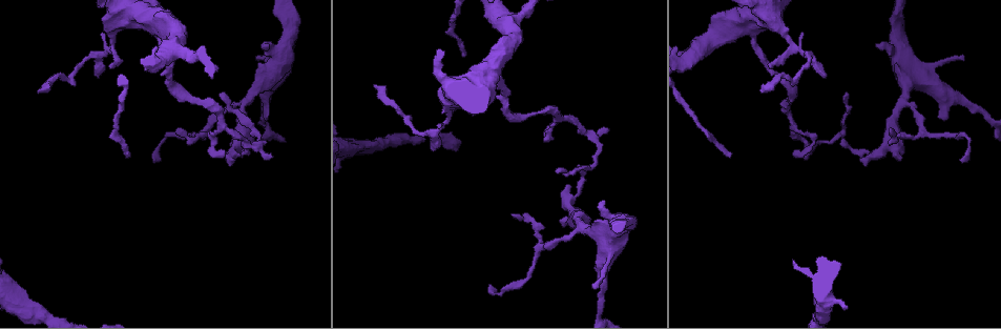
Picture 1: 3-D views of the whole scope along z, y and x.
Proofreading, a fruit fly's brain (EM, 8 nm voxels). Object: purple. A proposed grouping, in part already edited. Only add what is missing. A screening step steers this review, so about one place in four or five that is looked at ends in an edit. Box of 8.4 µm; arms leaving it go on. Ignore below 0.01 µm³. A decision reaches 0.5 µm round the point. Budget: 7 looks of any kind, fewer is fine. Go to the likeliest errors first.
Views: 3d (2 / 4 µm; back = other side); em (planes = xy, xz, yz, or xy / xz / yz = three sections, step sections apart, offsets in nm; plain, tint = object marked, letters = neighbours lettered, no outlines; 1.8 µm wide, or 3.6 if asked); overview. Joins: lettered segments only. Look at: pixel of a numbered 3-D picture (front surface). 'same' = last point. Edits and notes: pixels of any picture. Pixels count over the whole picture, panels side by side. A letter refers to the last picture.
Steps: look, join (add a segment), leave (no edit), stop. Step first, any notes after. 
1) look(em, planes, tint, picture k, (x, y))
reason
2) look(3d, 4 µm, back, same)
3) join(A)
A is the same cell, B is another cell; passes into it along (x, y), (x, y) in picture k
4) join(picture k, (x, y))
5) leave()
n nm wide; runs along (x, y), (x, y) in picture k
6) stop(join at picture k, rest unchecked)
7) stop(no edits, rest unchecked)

look(3d, 2 µm, back, picture 1, (762, 93))
an open end

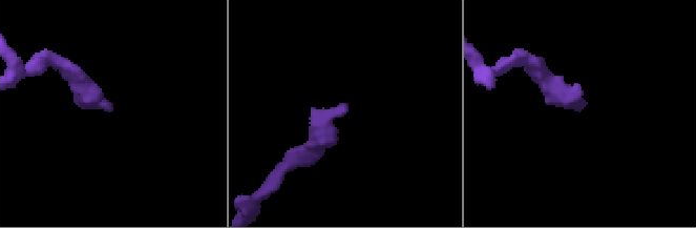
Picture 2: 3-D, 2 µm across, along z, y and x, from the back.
look(em, planes, letters, picture 2, (111, 105))

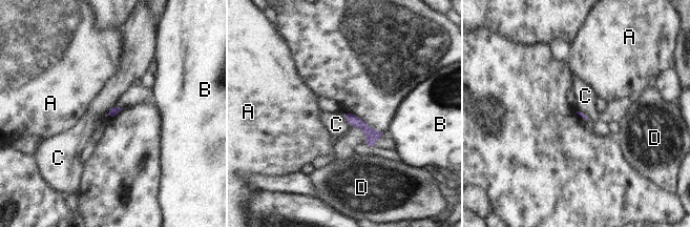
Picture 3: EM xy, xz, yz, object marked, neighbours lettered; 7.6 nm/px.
leave()
A, B, C and D are other cells; border along (342, 112), (350, 125) in picture 3; none of them fits

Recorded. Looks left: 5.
look(em, yz, step 8, letters, picture 1, (129, 157))
free end

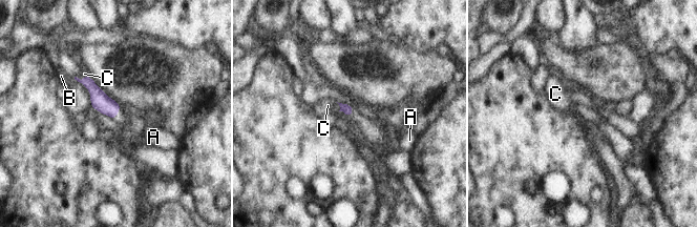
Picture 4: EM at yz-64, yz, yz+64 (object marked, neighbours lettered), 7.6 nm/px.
look(em, xz, step 4, letters, same)

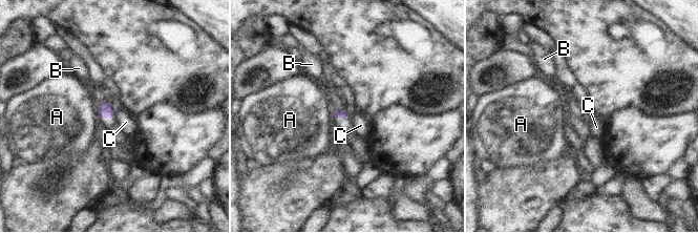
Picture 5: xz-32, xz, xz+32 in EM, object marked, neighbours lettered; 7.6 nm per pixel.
leave()
A, B and C are other cells; border along (113, 113), (114, 118) in picture 5; none of them fits

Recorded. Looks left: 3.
look(3d, 2 µm, picture 1, (267, 82))
looks like a crossing

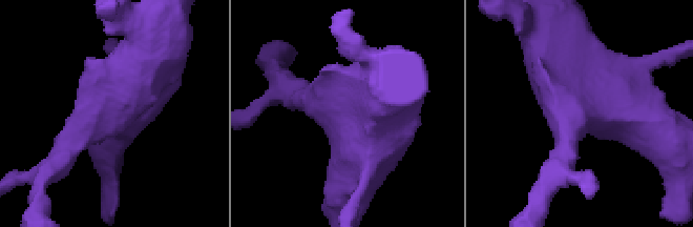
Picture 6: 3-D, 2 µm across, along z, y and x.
look(em, planes, letters, picture 6, (112, 105))
4 arms

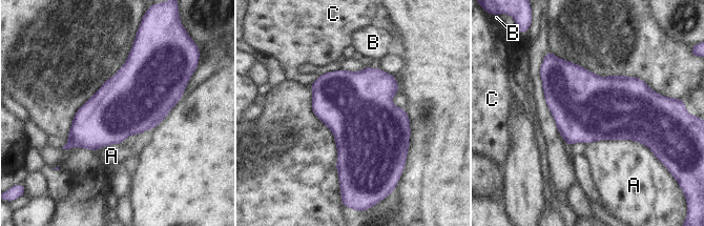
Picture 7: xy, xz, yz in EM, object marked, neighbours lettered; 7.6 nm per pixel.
leave()
A, B and C are other cells; border along (587, 144), (634, 140), (650, 149) in picture 7; no lettered segment goes on from it

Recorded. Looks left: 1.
stop(no edits, rest unchecked)

